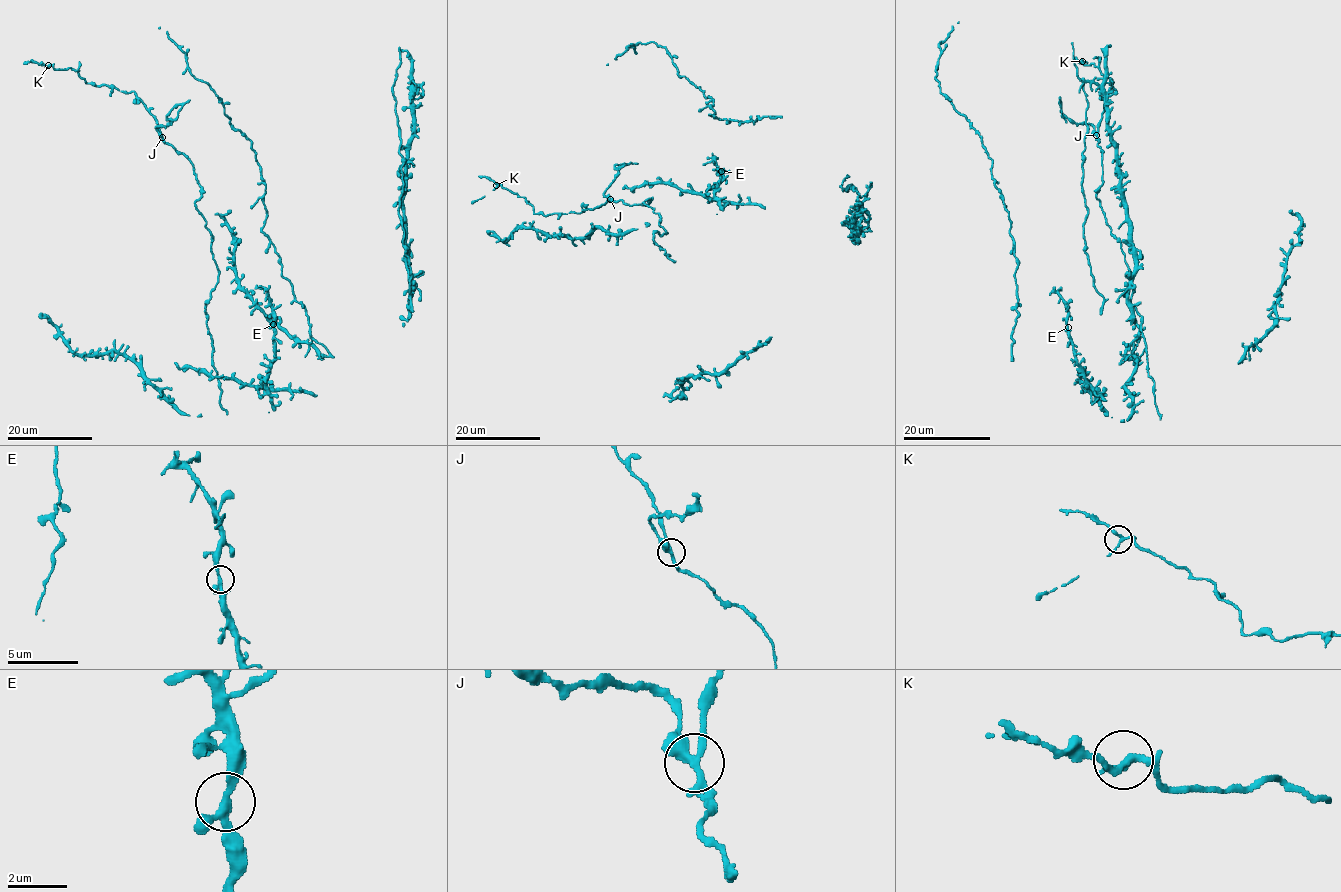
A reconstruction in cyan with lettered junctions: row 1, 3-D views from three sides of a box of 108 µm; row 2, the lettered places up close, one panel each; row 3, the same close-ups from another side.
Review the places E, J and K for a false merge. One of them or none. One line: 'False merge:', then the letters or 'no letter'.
False merge: J

